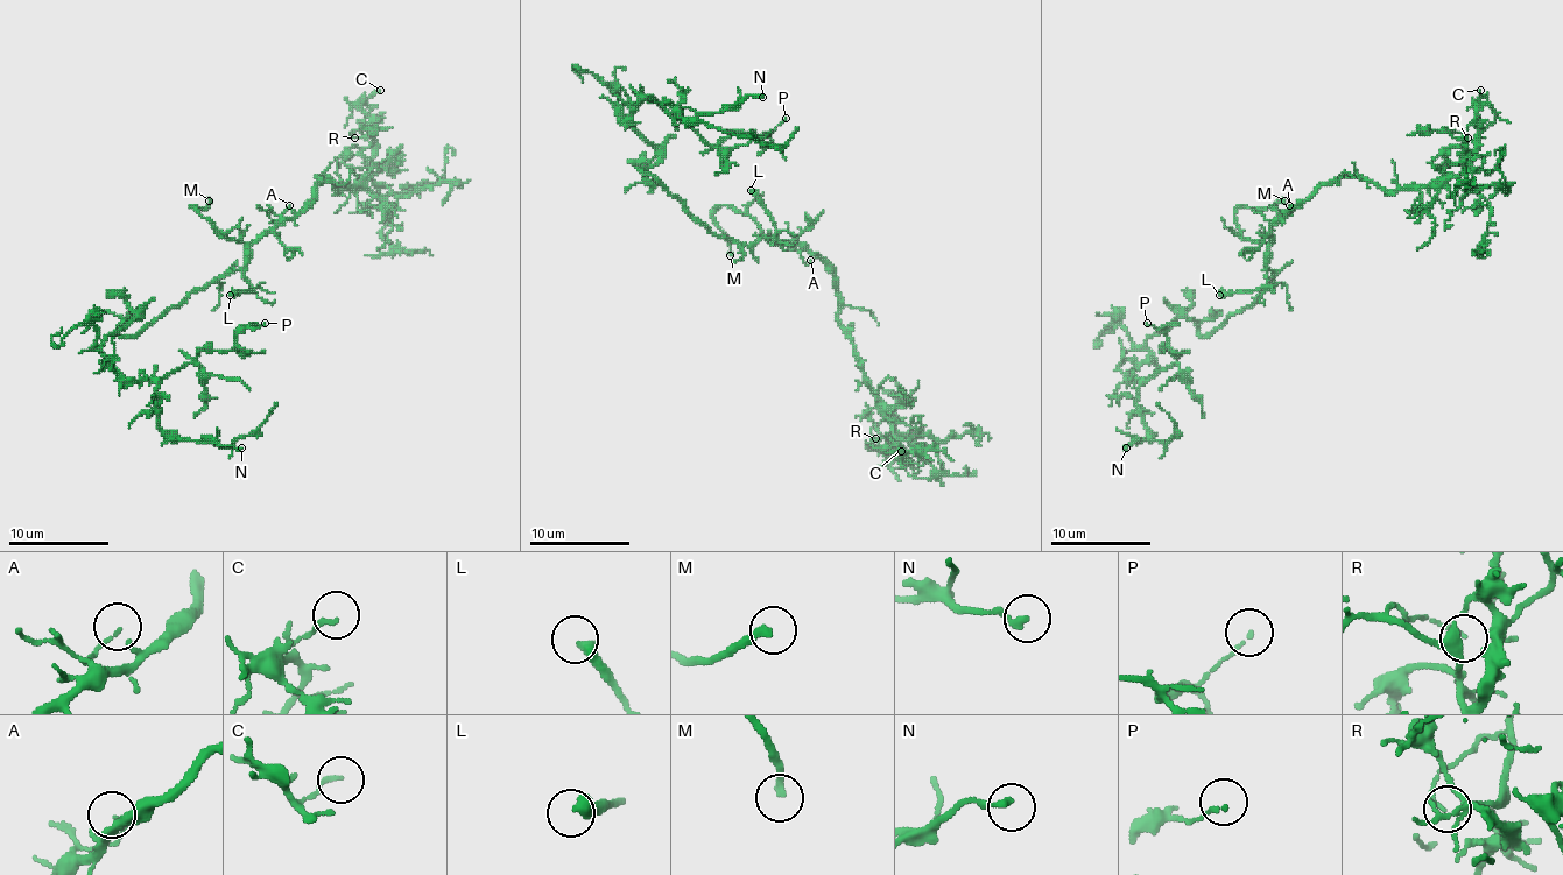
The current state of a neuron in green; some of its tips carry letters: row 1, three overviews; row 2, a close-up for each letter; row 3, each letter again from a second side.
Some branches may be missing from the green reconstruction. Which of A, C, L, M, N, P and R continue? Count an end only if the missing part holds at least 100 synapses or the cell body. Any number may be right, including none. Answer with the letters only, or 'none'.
M

